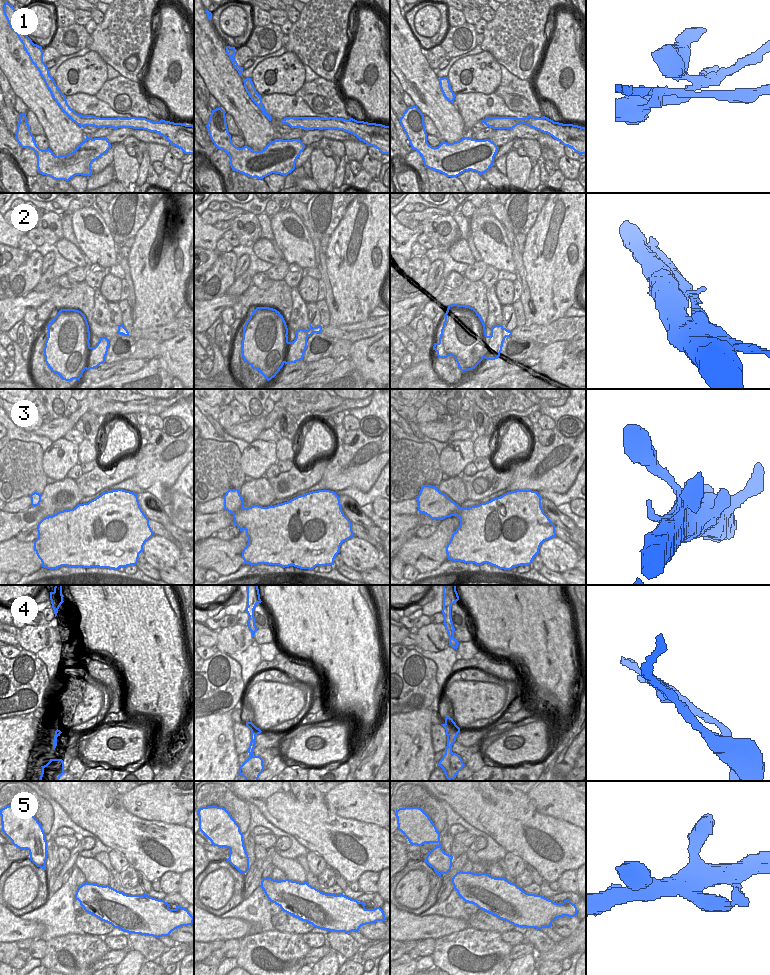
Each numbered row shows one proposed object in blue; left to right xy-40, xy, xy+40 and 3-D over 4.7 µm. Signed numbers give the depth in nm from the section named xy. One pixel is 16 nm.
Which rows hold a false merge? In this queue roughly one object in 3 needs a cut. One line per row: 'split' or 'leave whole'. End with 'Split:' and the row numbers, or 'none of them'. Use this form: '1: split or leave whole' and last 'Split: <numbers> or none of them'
1: split
2: leave whole
3: leave whole
4: split
5: leave whole
Split: 1, 4

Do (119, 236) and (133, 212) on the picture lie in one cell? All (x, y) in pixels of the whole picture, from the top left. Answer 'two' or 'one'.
one

